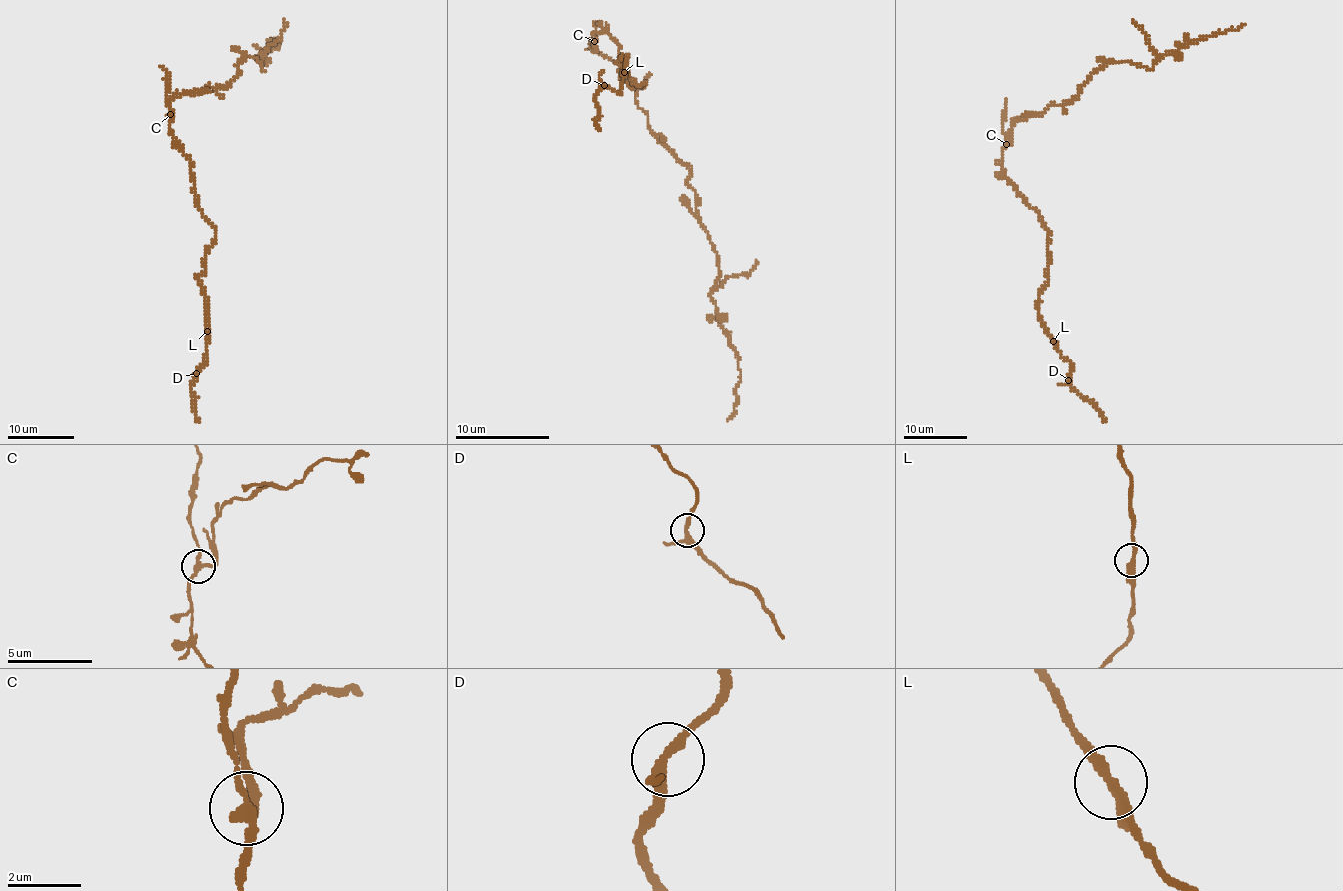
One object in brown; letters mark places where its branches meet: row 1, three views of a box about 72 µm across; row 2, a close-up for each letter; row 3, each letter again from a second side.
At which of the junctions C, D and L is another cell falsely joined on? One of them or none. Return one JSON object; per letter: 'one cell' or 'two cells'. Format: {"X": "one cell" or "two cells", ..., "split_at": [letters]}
{"C": "two cells", "D": "one cell", "L": "one cell", "split_at": ["C"]}

